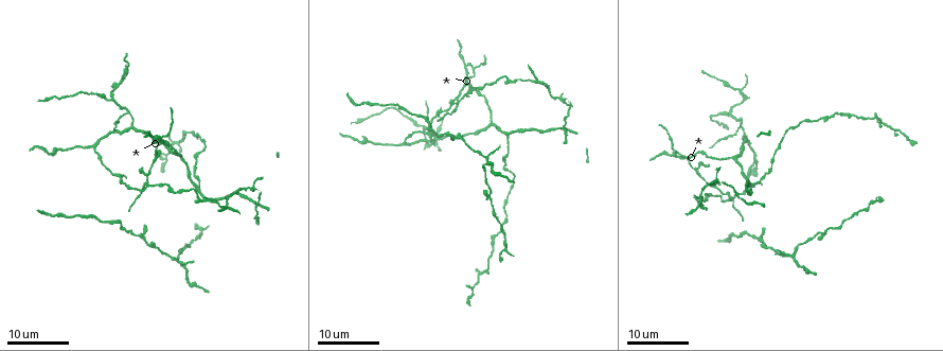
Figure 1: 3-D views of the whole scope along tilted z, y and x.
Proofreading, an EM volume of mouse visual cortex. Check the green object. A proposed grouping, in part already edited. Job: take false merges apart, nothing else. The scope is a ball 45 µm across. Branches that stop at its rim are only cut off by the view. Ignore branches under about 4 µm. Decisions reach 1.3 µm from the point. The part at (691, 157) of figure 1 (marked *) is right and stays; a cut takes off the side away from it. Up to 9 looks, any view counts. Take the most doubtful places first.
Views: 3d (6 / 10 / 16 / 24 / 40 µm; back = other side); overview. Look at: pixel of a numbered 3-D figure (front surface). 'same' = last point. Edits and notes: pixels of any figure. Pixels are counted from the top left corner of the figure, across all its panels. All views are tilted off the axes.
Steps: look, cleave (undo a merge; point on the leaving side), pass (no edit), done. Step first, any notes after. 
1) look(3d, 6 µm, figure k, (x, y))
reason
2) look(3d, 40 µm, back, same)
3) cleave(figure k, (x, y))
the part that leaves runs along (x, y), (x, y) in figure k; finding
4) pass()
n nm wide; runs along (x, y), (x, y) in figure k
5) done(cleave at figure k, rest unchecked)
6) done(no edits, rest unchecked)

look(3d, 16 µm, figure 1, (720, 193))

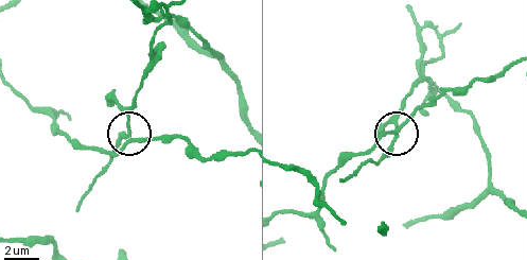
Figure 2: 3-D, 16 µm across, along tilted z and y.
look(3d, 10 µm, figure 2, (395, 138))

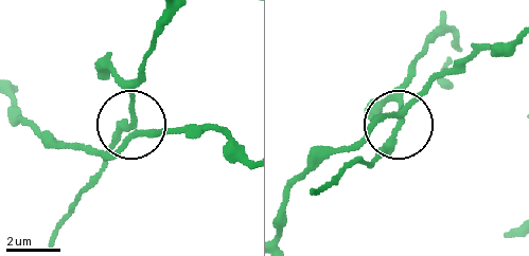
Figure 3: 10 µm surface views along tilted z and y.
pass()
220 nm wide; all the same neuron

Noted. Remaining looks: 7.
look(3d, 24 µm, figure 1, (127, 112))
arms part here

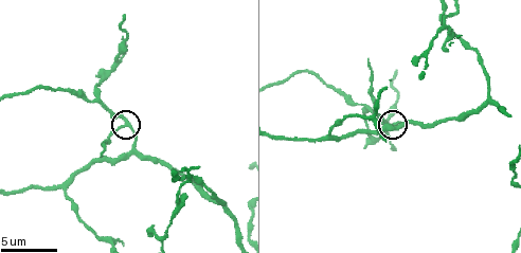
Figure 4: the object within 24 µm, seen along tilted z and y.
look(3d, 6 µm, figure 4, (126, 122))
closer look

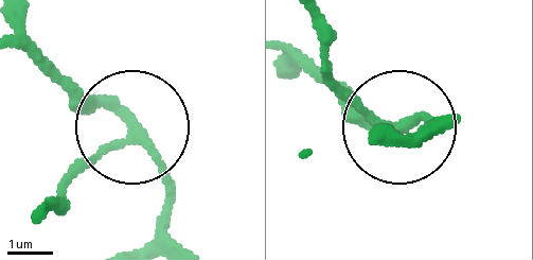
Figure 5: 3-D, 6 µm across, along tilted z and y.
pass()
210 nm wide; runs along (182, 242), (167, 174), (137, 136), (59, 194) in figure 5; continuous, no second neuron

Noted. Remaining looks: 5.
look(3d, 24 µm, figure 1, (507, 136))
three-way junction

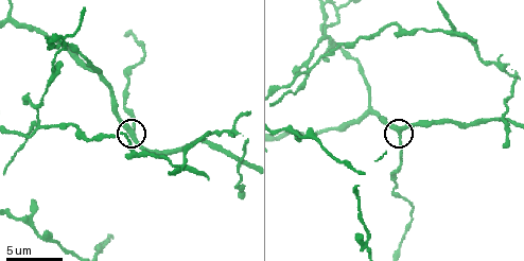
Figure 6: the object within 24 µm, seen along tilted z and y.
look(3d, 6 µm, figure 6, (398, 132))

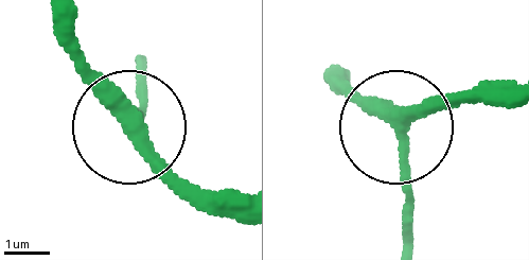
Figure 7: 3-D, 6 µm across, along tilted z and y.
pass()
3 arms; runs along (51, 11), (144, 148), (208, 209) in figure 7; one neuron here

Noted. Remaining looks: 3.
look(3d, 6 µm, figure 6, (99, 76))
three-way junction

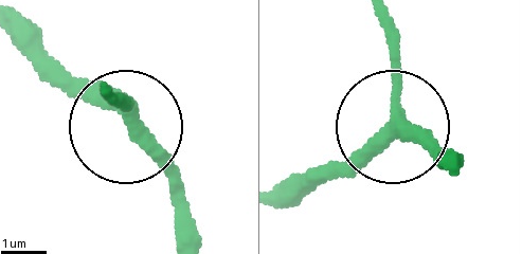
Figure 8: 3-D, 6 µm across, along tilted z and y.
look(3d, 6 µm, back, figure 8, (398, 131))

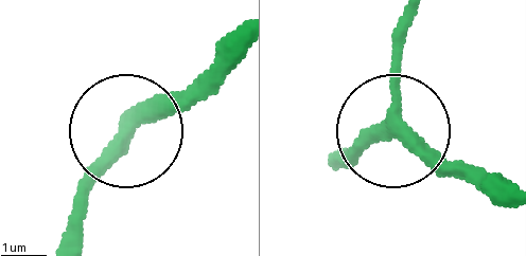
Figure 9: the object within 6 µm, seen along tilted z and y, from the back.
pass()
side arm 46 µm; runs along (416, 15), (397, 61), (400, 128), (483, 169) in figure 9; continuous, no second neuron

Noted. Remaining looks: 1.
done(no edits, rest unchecked)

